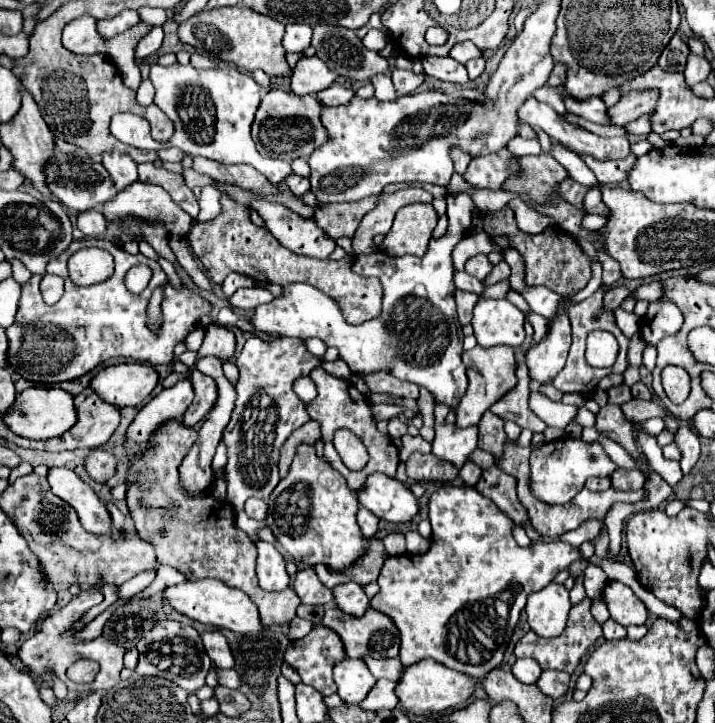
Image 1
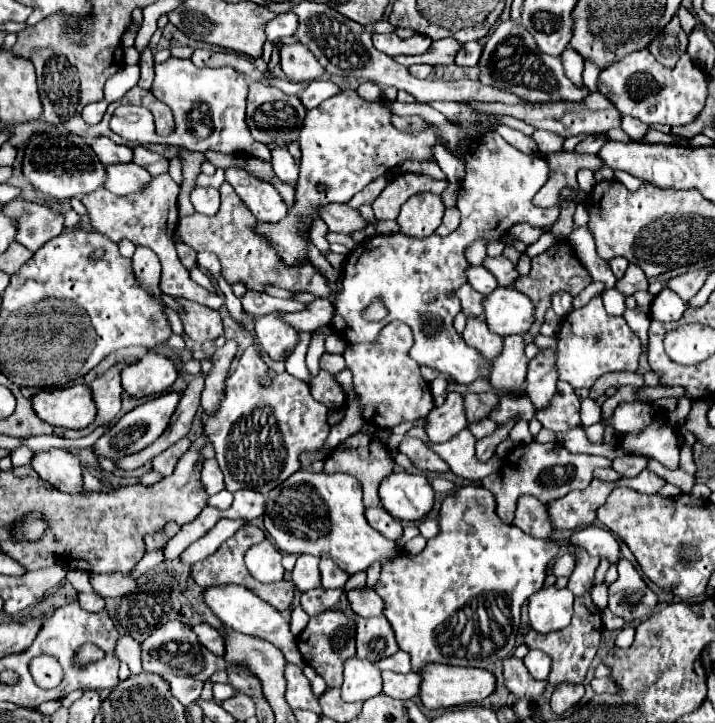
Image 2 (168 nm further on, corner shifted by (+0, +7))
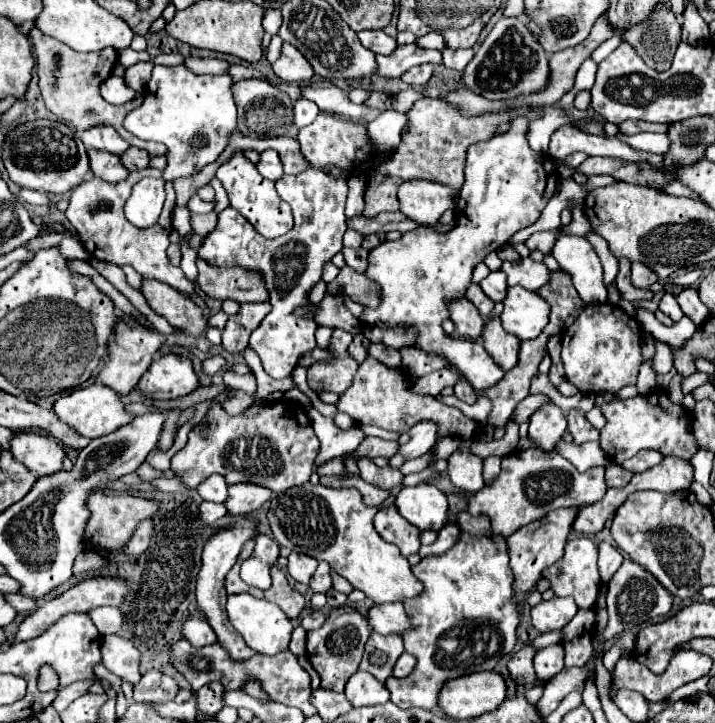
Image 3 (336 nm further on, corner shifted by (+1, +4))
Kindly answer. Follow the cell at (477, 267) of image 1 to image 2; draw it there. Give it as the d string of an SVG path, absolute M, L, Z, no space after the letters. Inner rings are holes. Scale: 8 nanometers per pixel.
M487 256L483 266L497 276L499 286L509 286L509 284L513 284L513 282L517 282L521 278L517 268L509 260L505 260L505 256L497 256L497 258Z

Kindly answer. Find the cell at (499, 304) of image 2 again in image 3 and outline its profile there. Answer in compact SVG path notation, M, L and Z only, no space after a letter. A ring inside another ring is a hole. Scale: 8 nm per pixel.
M520 285L508 287L504 311L500 315L502 327L518 339L534 339L548 323L548 303L534 291Z

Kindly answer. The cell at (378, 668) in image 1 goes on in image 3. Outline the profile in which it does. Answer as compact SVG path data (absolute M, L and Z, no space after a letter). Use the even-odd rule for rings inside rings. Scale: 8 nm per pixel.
M402 653L400 657L398 657L398 661L396 661L396 665L394 665L394 675L396 677L404 677L404 675L410 675L412 673L412 669L414 669L414 665L416 665L416 659L414 659L414 655L410 655L410 653Z

